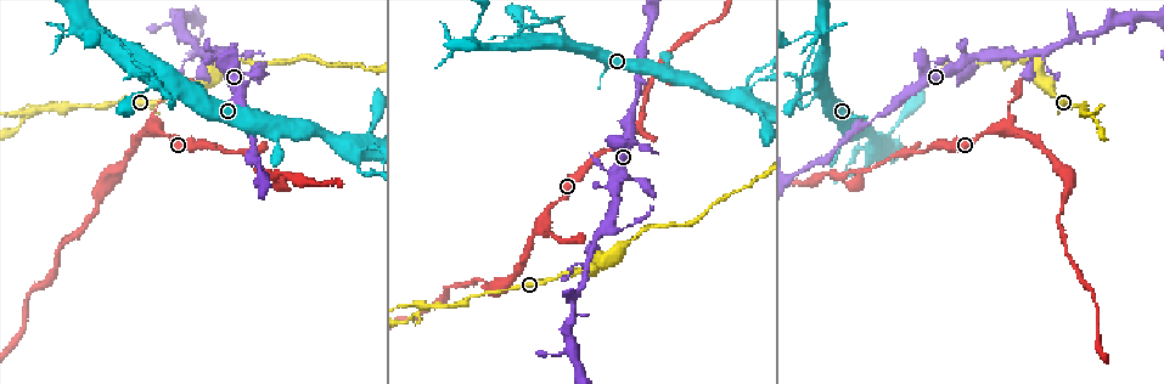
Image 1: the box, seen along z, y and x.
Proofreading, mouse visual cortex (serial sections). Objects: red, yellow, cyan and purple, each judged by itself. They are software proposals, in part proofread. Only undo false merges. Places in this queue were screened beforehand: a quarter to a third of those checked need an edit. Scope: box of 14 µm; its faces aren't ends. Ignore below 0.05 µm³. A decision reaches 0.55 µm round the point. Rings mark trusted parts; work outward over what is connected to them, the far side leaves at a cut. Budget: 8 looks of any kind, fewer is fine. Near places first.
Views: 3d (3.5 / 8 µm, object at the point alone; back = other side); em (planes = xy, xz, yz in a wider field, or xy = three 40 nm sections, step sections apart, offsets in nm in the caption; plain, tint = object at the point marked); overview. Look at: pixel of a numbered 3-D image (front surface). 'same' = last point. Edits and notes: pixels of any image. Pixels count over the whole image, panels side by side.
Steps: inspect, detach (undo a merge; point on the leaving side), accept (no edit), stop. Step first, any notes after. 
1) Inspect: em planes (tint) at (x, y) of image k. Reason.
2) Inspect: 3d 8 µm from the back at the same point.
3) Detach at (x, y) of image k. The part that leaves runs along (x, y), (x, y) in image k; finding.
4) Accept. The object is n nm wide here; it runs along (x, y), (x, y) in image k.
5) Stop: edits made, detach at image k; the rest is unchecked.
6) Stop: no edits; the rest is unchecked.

Inspect: 3d 8 µm at (1084, 108) of image 1. Two arms in line, one across.

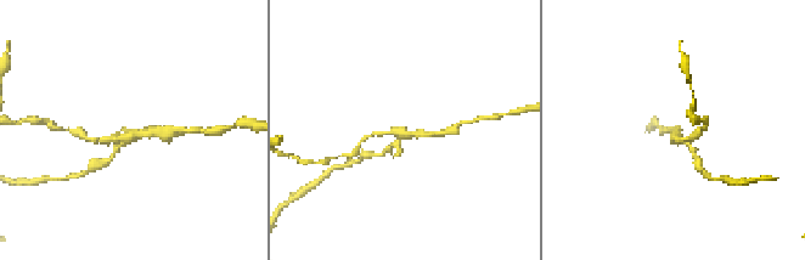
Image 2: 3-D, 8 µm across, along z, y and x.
Inspect: 3d 3.5 µm at (404, 135) of image 2.

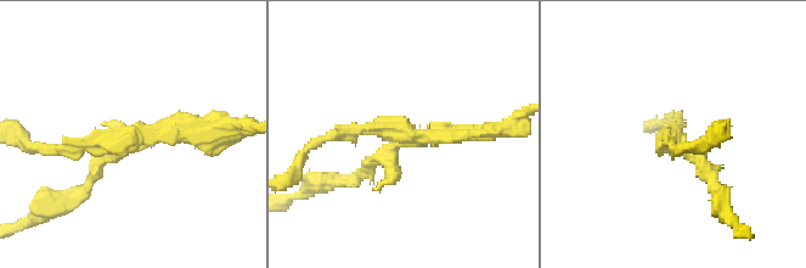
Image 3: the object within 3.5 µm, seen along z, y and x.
Inspect: em xy step 3 (tint) at (131, 138) of image 3. Now the EM.

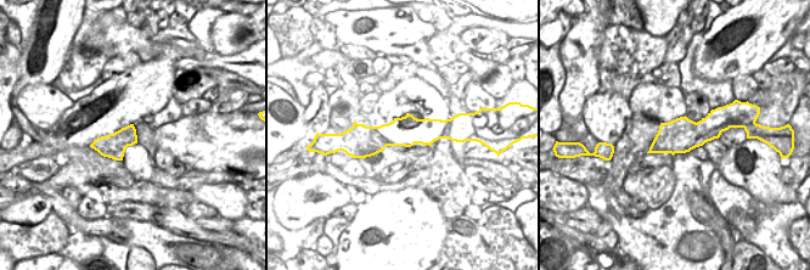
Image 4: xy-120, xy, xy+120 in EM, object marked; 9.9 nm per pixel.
Detach at (79, 143) of image 3. The object is 300 nm wide here; the part that leaves runs along (219, 133), (136, 133), (110, 151) in image 3; two cells meet here.

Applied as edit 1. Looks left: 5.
Inspect: overview.

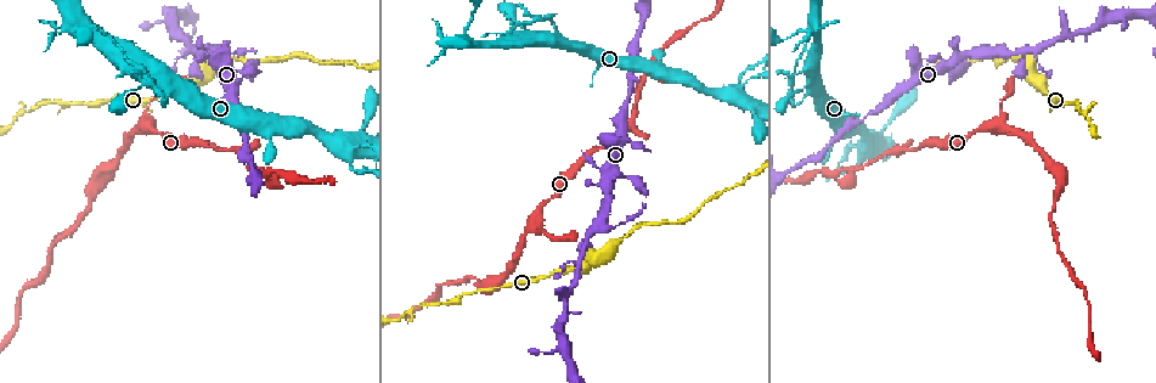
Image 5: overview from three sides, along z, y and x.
Inspect: 3d 3.5 µm at (596, 225) of image 5. Branch point.

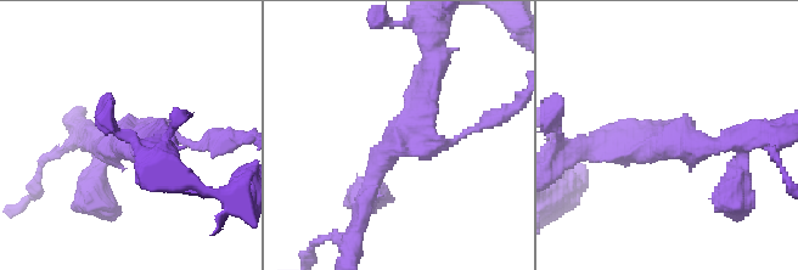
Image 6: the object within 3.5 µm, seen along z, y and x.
Inspect: em planes (plain) at (674, 140) of image 6.

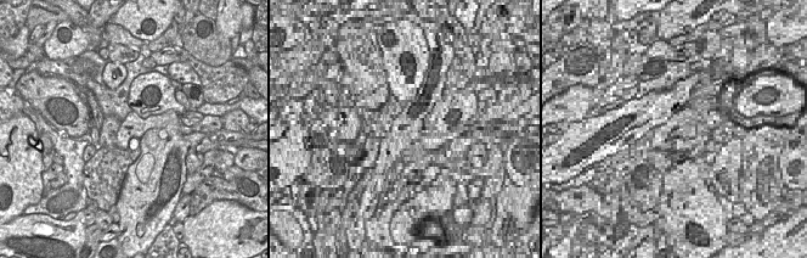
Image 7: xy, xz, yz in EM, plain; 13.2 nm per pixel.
Inspect: em planes (tint) at the same point.

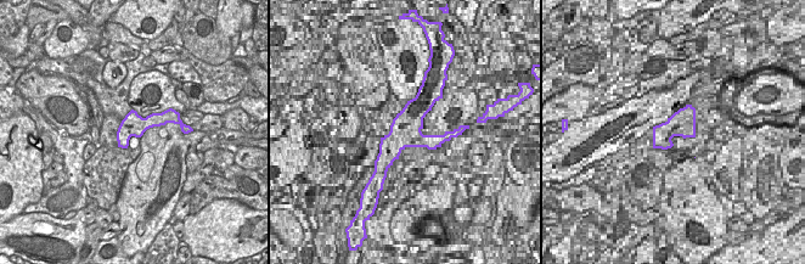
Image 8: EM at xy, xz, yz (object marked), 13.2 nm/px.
Accept. One cell here.

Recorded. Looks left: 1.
Stop: edits made, detach at image 3; the rest is unchecked.

